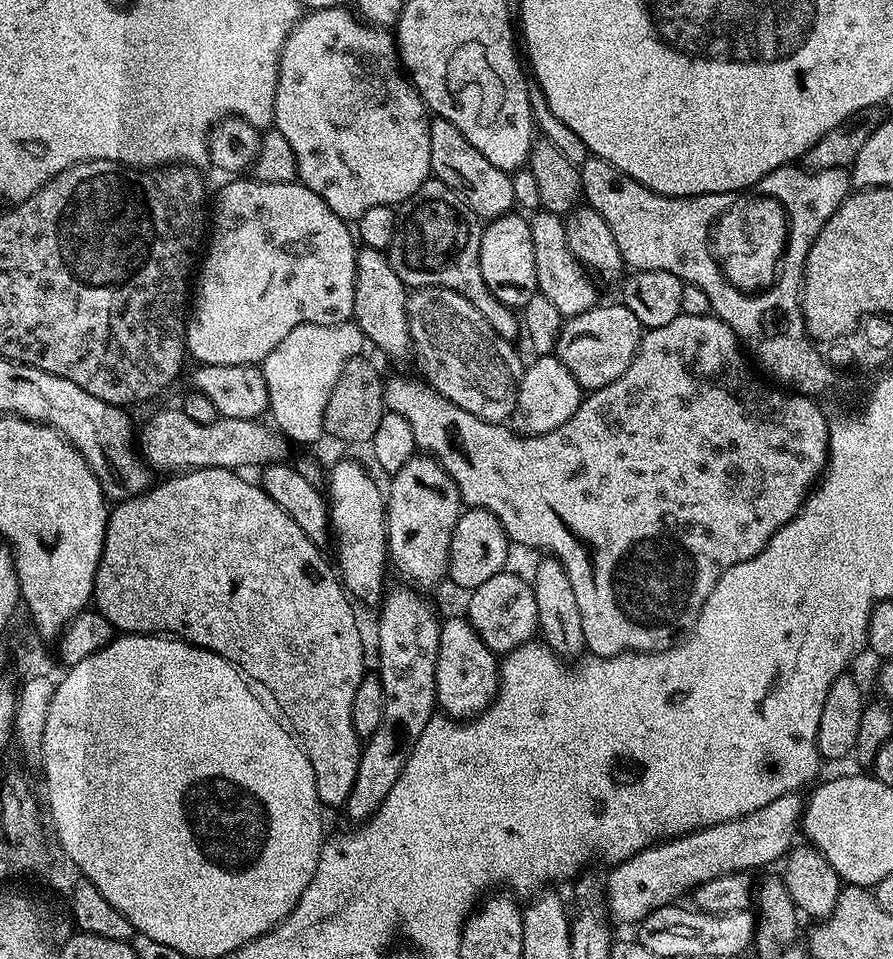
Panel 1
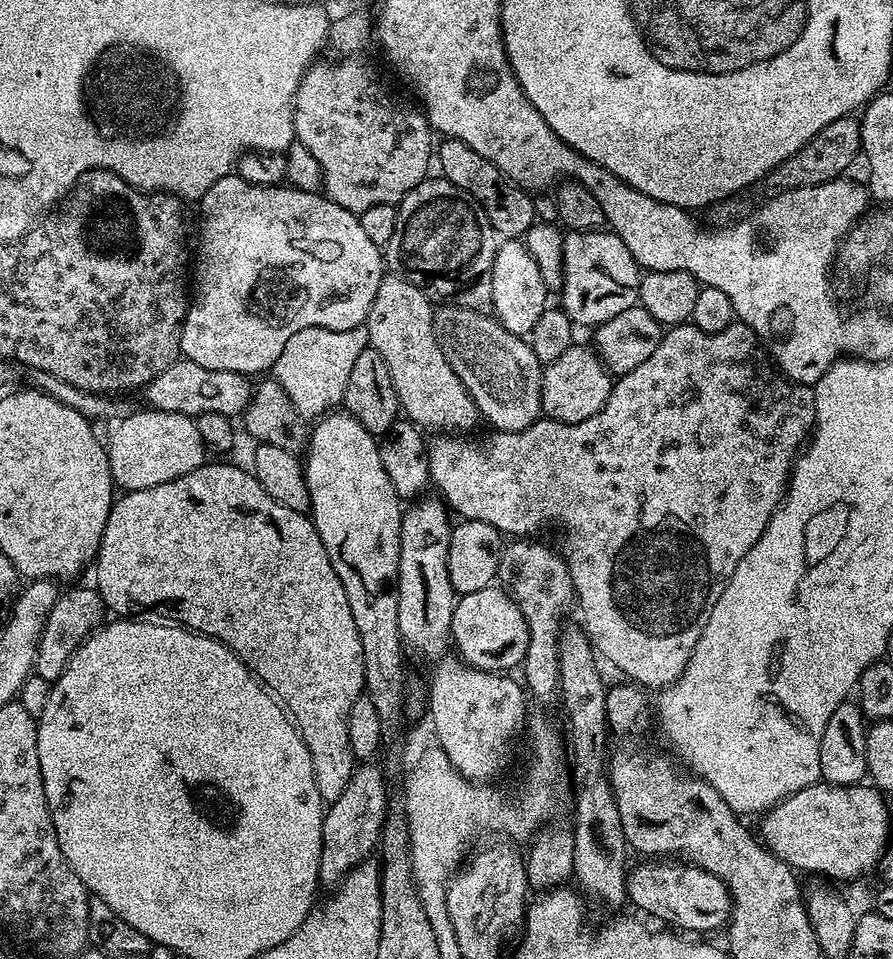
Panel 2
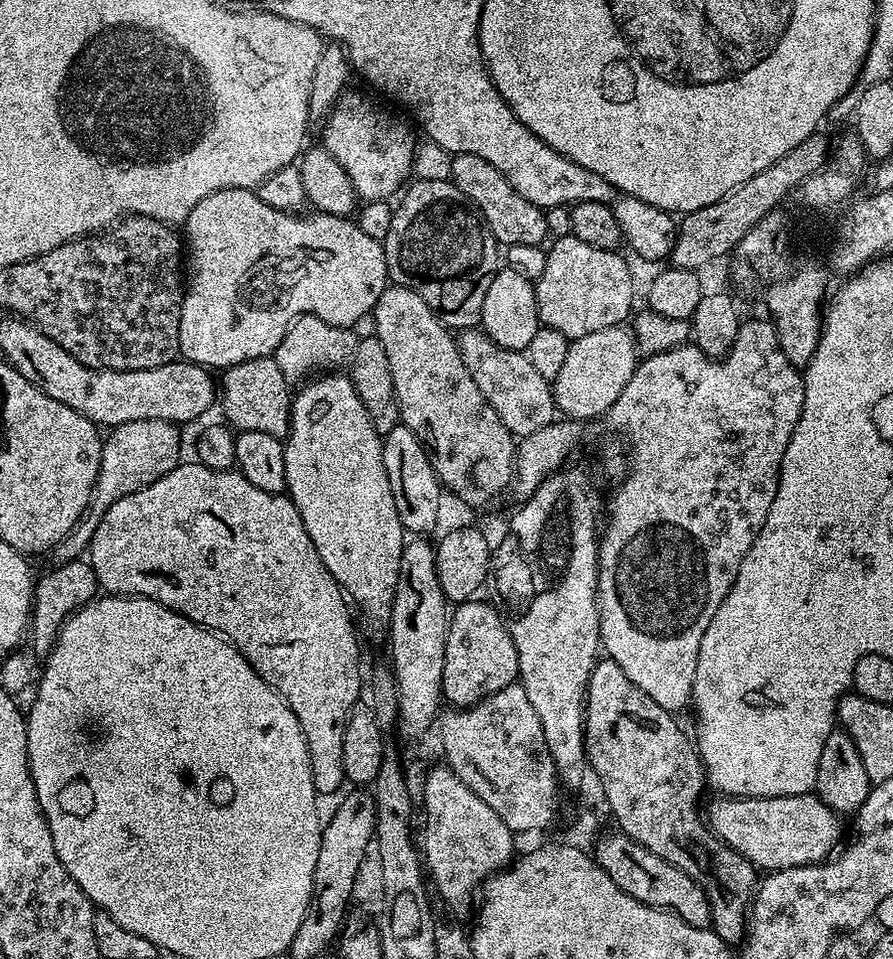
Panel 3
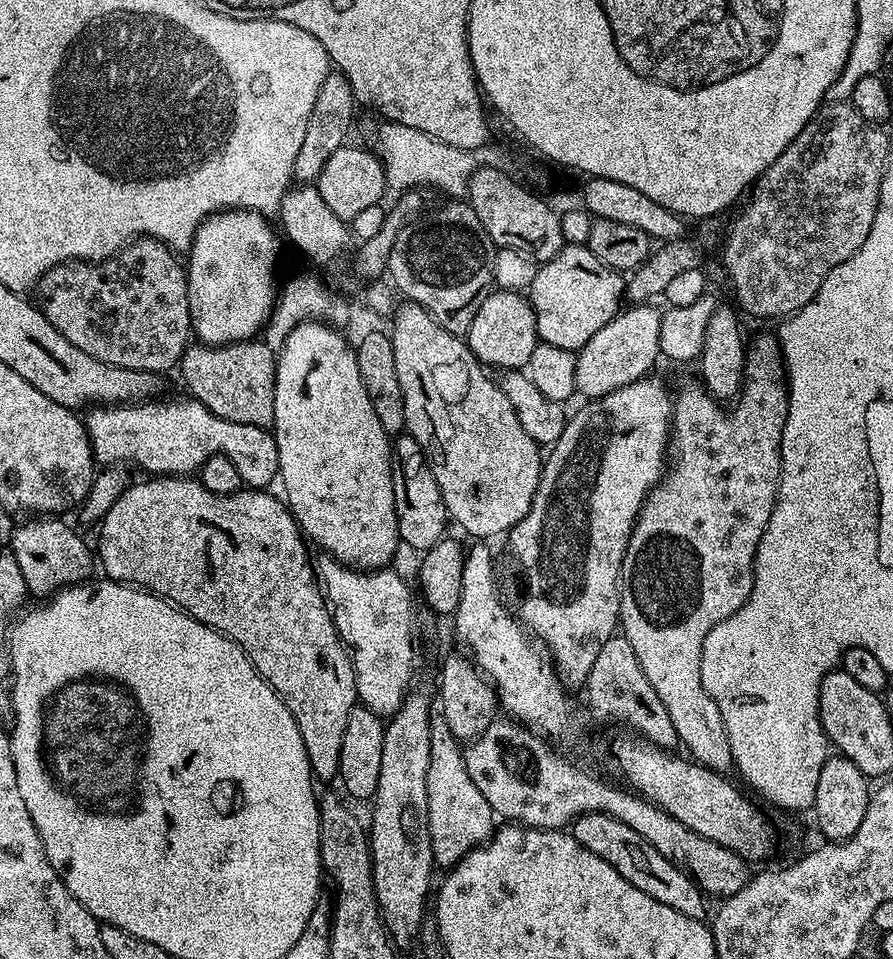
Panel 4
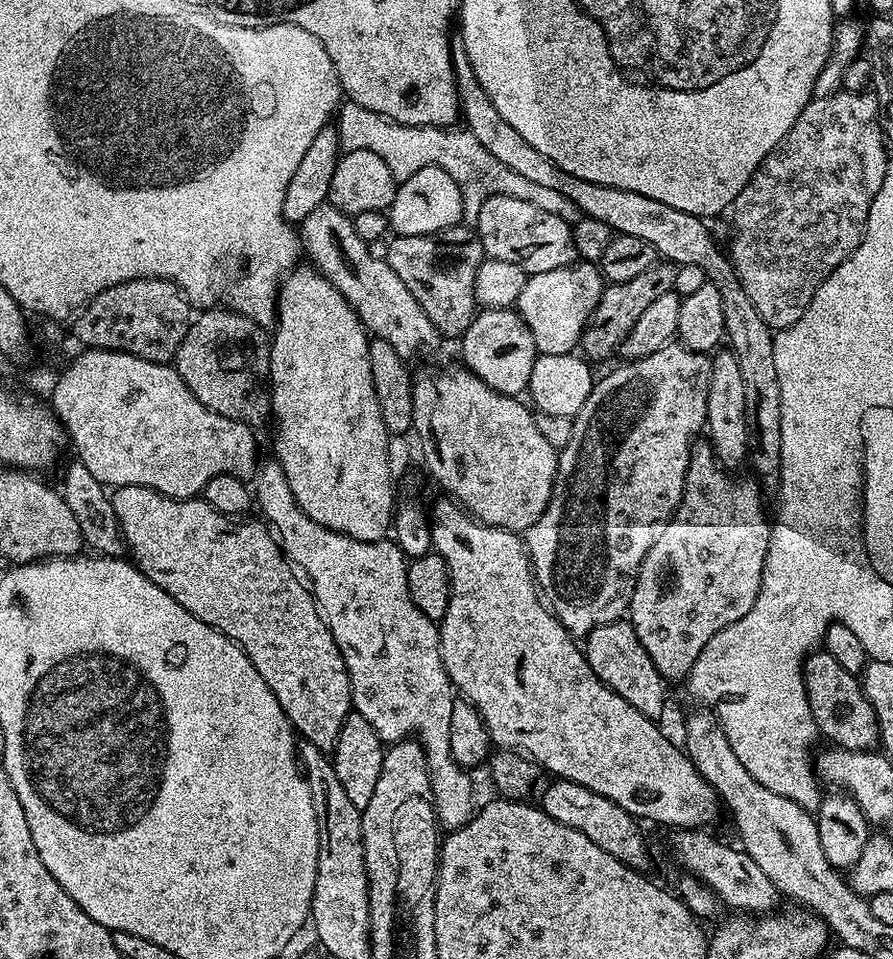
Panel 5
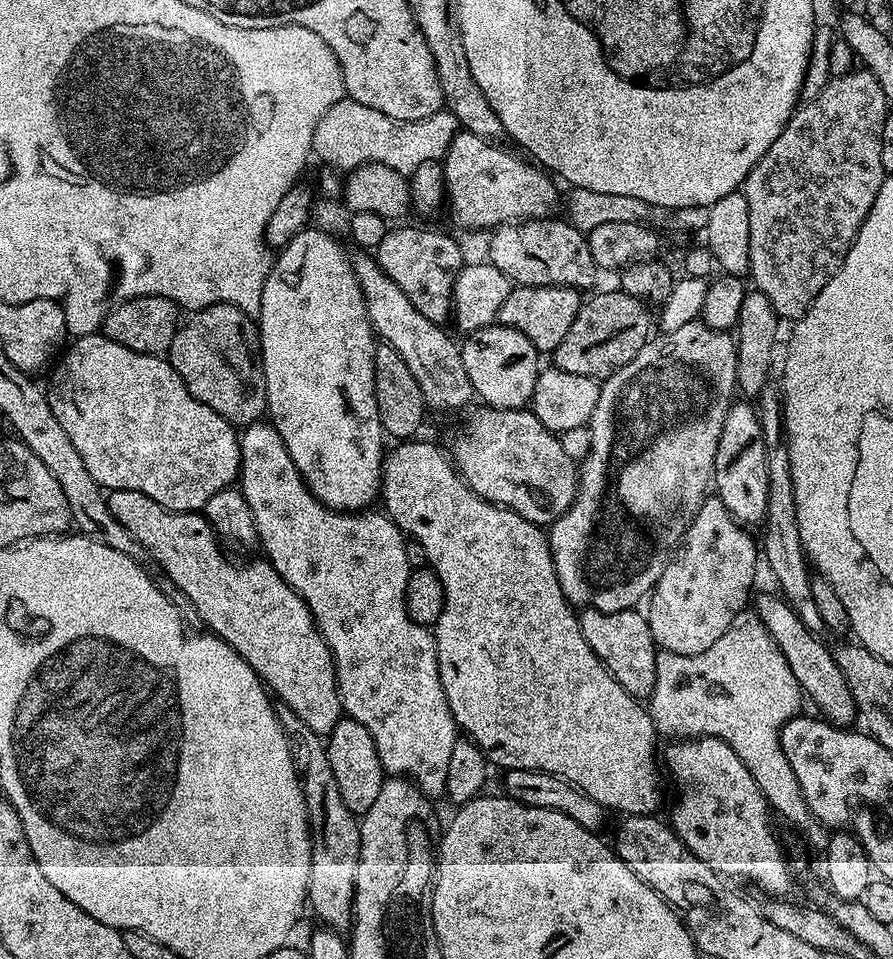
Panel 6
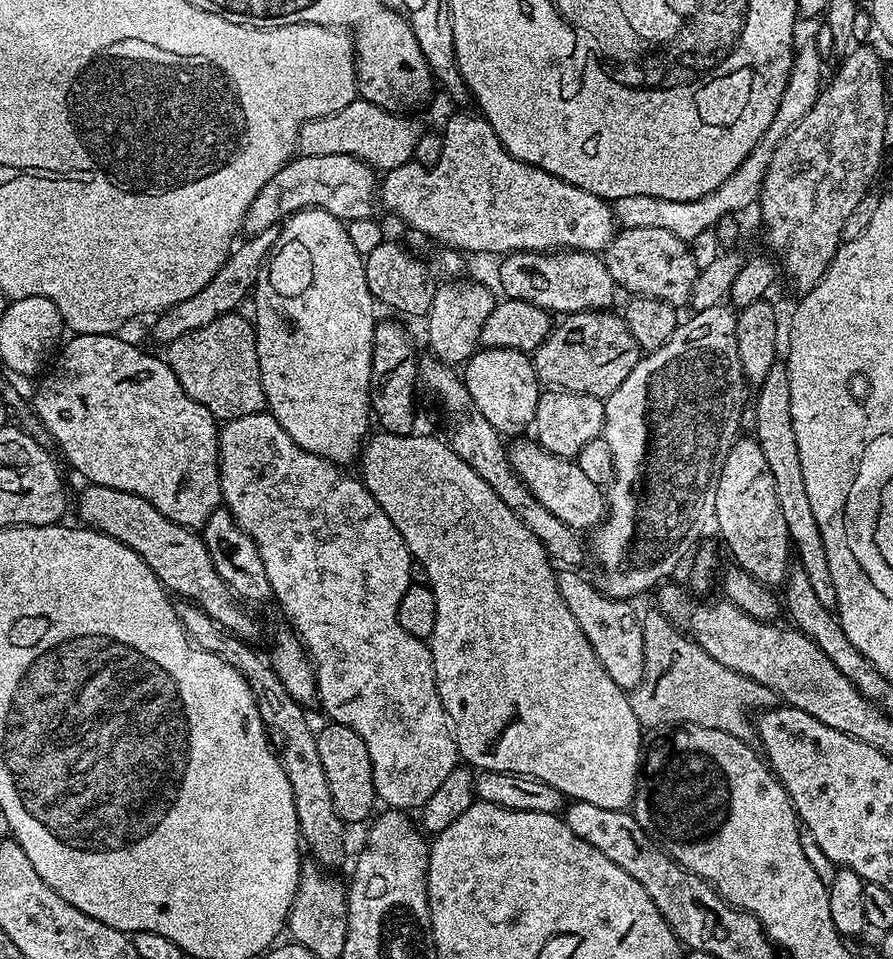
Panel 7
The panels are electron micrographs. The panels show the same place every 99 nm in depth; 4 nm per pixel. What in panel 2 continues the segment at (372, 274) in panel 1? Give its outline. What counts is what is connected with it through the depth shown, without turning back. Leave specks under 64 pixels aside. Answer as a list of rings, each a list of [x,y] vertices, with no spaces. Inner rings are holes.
[[[395,274],[385,275],[366,321],[368,343],[382,354],[382,362],[390,370],[390,382],[394,382],[400,412],[409,421],[424,430],[433,428],[431,431],[436,434],[468,434],[476,423],[481,423],[482,417],[438,346],[432,325],[433,311],[433,301],[418,286]]]

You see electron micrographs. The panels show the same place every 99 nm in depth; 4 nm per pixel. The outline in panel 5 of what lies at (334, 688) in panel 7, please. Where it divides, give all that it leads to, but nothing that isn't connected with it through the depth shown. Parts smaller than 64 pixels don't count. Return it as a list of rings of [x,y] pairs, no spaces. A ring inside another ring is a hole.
[[[261,463],[254,477],[254,504],[258,509],[258,512],[260,508],[261,514],[259,513],[259,515],[263,517],[268,527],[272,529],[280,548],[284,551],[284,555],[288,557],[289,561],[291,561],[301,573],[303,573],[306,577],[307,583],[310,585],[312,595],[316,597],[316,607],[319,608],[321,616],[323,616],[324,621],[327,622],[330,634],[334,638],[334,642],[342,654],[344,665],[348,671],[350,690],[352,691],[353,709],[358,714],[362,714],[362,718],[366,718],[366,722],[370,722],[370,726],[374,726],[374,734],[378,734],[378,738],[383,740],[385,745],[397,744],[398,741],[409,738],[419,740],[420,745],[424,747],[424,753],[426,754],[428,773],[430,774],[430,786],[432,787],[432,804],[436,807],[436,819],[439,827],[444,830],[461,828],[462,825],[464,825],[474,814],[474,809],[477,807],[476,796],[472,793],[472,780],[468,777],[471,775],[469,775],[465,769],[460,768],[458,762],[454,762],[454,758],[450,754],[450,714],[456,705],[452,679],[446,674],[446,666],[442,666],[442,654],[440,653],[440,629],[437,621],[426,618],[426,614],[422,614],[422,610],[418,610],[418,606],[414,606],[414,602],[410,598],[410,590],[408,589],[408,583],[406,582],[409,561],[406,559],[404,552],[399,548],[398,544],[391,539],[385,538],[383,540],[375,540],[374,542],[358,542],[346,534],[335,532],[326,526],[322,526],[318,522],[314,522],[314,518],[310,518],[300,509],[300,507],[298,507],[298,505],[296,505],[296,499],[290,490],[290,482],[286,482],[286,474],[282,470],[280,463],[271,463],[272,464]]]

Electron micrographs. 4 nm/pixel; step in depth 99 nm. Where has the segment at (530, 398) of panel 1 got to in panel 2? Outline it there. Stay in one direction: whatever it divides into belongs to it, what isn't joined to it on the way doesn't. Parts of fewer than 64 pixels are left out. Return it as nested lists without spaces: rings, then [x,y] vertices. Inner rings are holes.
[[[574,346],[570,350],[566,350],[566,354],[562,354],[562,358],[558,358],[558,362],[549,364],[543,369],[540,378],[540,411],[547,419],[567,424],[585,421],[586,418],[590,418],[590,414],[598,414],[598,410],[602,410],[613,383],[613,377],[591,347]]]

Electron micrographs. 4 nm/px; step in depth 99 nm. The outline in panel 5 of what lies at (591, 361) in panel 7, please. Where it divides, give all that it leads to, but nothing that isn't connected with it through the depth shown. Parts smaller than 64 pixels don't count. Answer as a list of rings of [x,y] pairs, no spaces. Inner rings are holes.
[[[657,262],[642,270],[642,274],[634,274],[634,278],[626,282],[609,283],[600,296],[594,314],[588,319],[584,333],[580,335],[579,351],[592,362],[604,360],[607,356],[615,357],[619,353],[620,345],[634,330],[638,318],[642,318],[646,306],[662,298],[662,294],[672,291],[676,269],[677,265],[671,262]]]

